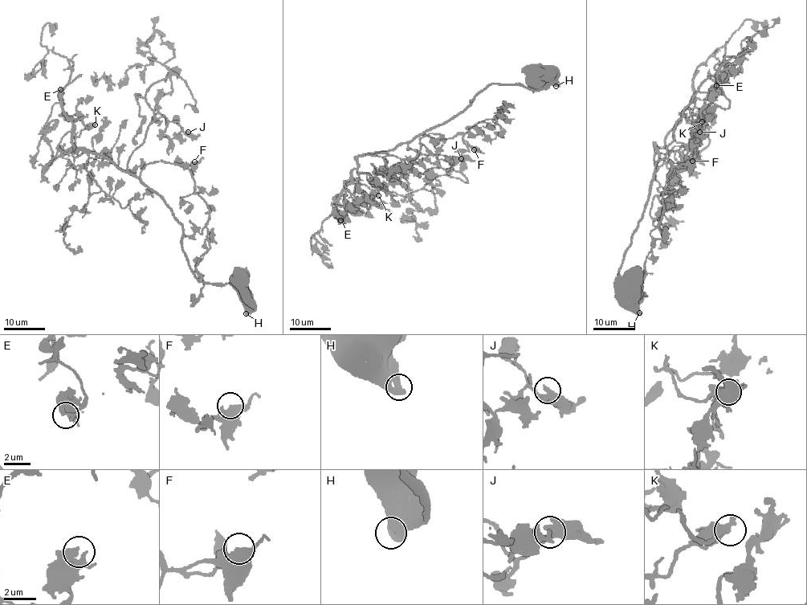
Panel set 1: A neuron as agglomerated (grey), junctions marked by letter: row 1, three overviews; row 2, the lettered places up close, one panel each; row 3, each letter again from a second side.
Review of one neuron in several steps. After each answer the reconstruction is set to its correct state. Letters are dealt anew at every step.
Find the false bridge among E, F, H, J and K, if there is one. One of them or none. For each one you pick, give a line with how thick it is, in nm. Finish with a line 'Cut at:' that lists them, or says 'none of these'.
Cut at: none of these

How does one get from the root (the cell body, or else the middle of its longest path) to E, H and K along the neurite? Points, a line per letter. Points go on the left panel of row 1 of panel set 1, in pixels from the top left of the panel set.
E: (242, 280), (237, 287), (200, 282), (172, 208), (106, 158), (76, 153), (60, 89)
H: (242, 280), (250, 294), (250, 302), (246, 313)
K: (242, 280), (237, 287), (200, 282), (172, 208), (106, 158), (76, 153), (71, 118), (88, 128), (95, 124)

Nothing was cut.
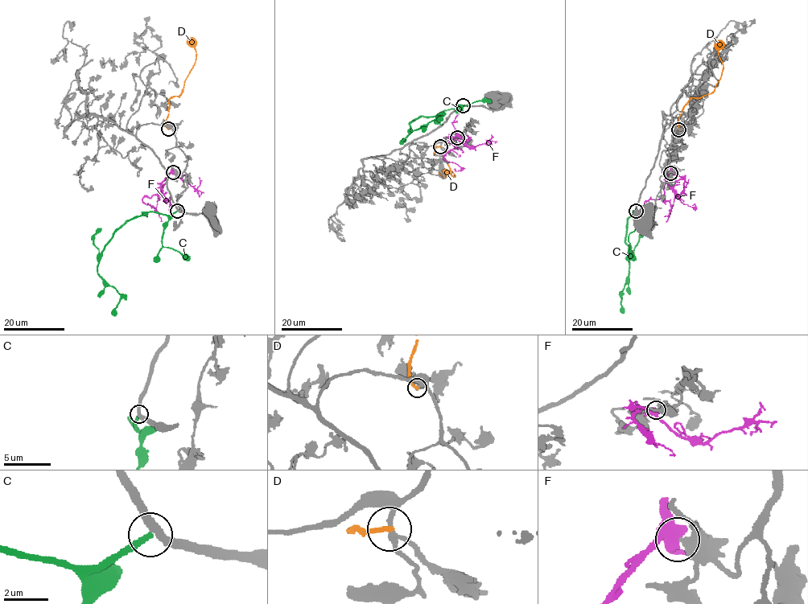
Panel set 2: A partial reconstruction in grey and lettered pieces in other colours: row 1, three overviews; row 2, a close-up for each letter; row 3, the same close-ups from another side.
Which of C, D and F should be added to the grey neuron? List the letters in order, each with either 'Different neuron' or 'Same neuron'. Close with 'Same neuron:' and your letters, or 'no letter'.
C: Different neuron
D: Different neuron
F: Different neuron
Same neuron: no letter

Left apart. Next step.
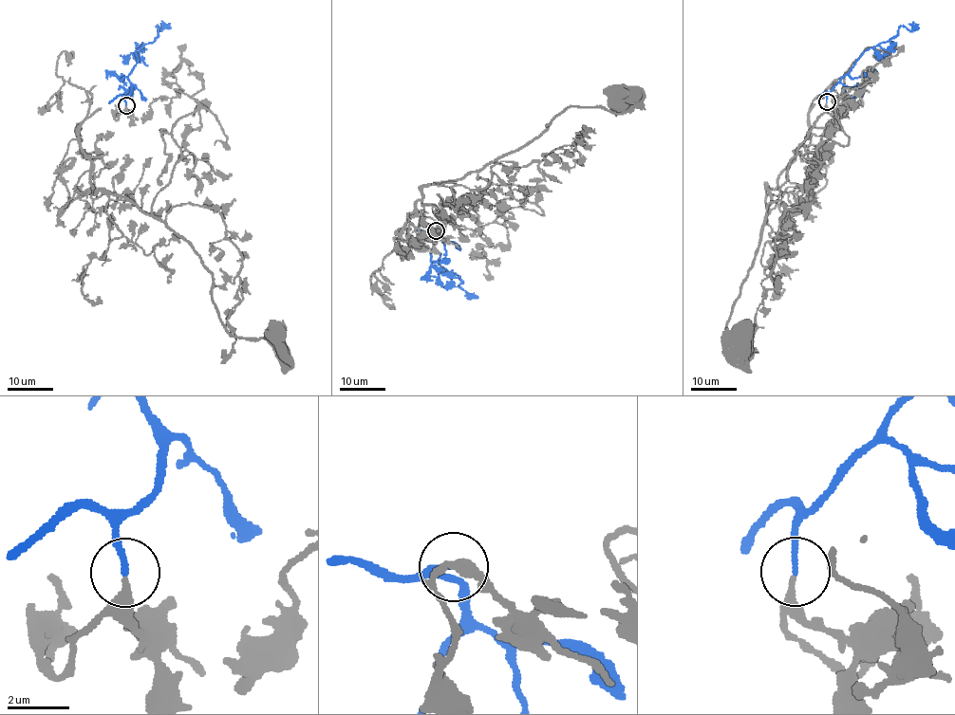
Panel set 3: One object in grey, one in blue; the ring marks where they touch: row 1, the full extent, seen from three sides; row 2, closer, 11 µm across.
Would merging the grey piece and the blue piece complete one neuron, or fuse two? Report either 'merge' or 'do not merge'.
merge

